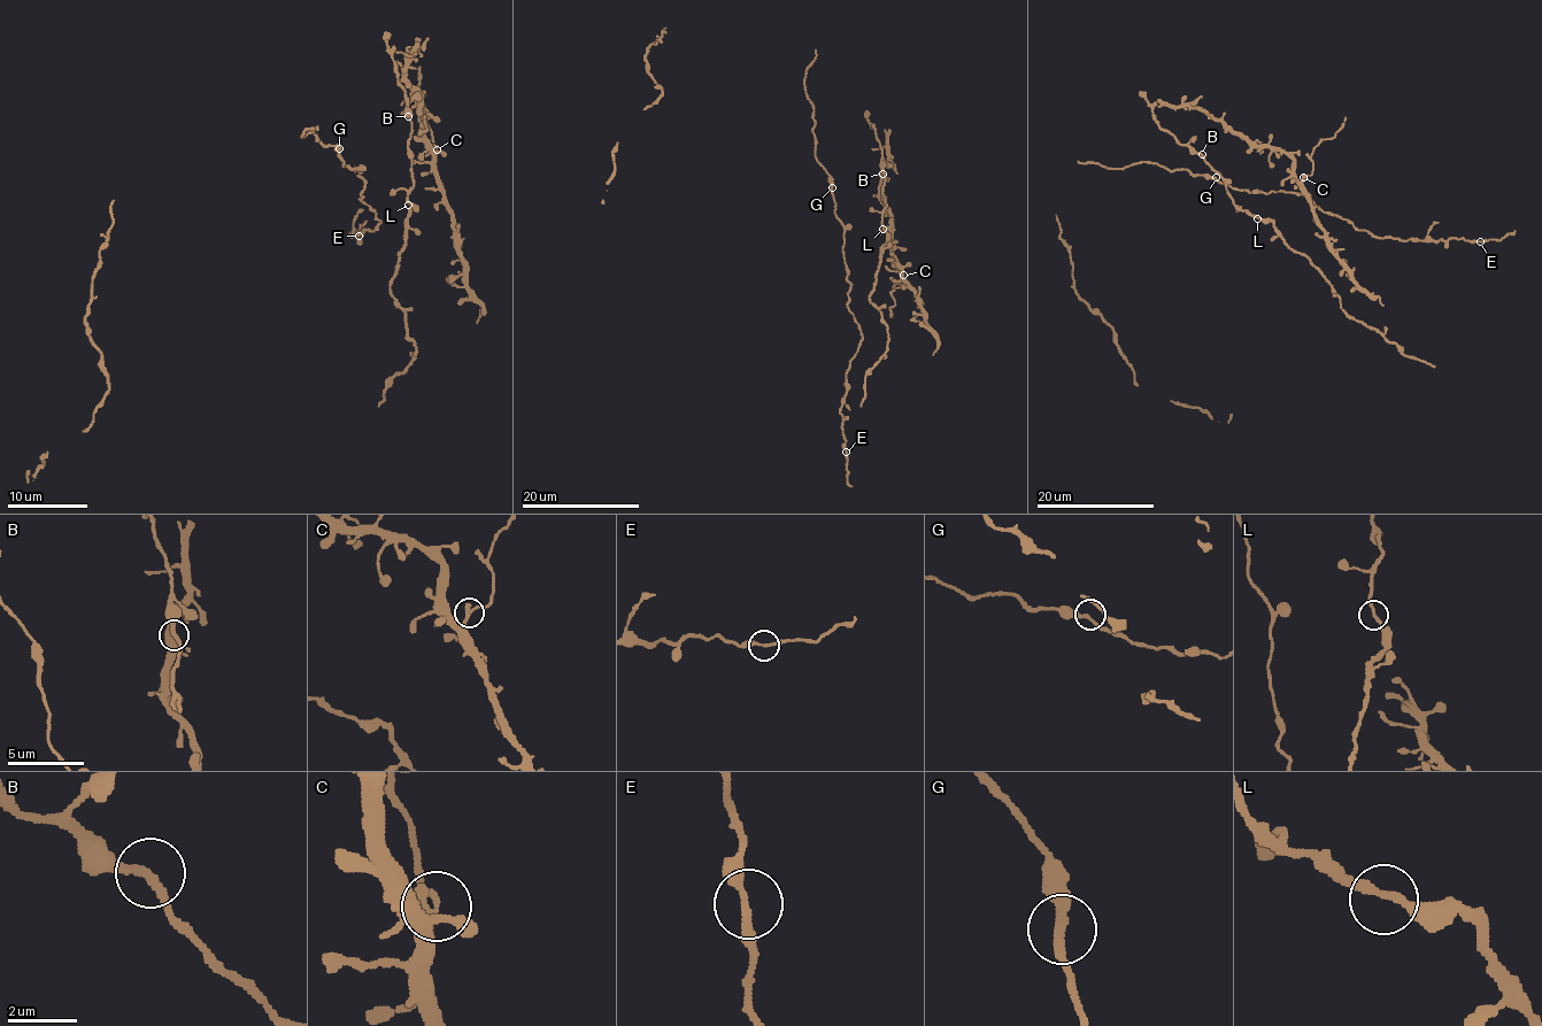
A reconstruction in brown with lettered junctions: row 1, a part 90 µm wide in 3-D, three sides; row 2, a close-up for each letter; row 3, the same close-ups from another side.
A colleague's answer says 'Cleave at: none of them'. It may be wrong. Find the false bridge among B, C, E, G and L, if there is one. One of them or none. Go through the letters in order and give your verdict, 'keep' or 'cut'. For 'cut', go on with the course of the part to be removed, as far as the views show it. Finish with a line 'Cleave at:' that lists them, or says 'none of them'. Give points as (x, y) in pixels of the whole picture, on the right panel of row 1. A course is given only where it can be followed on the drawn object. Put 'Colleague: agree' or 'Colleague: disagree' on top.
Colleague: disagree
B: keep
C: cut; course (1304, 177), (1312, 170), (1312, 149), (1323, 139), (1333, 138), (1344, 117)
E: keep
G: keep
L: keep
Cleave at: C

